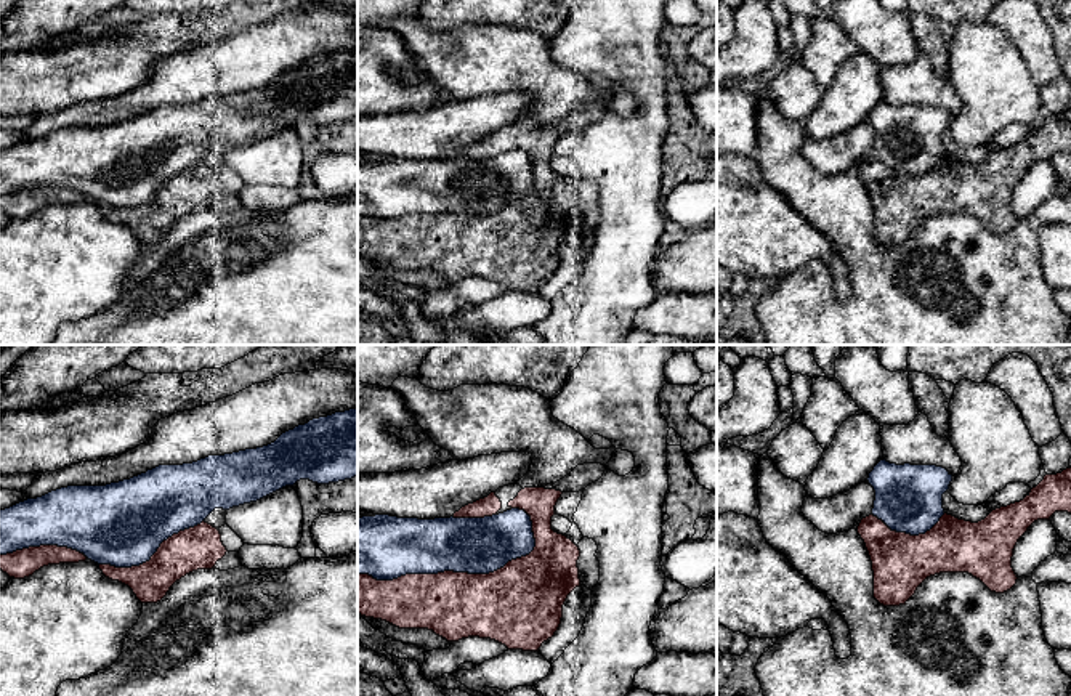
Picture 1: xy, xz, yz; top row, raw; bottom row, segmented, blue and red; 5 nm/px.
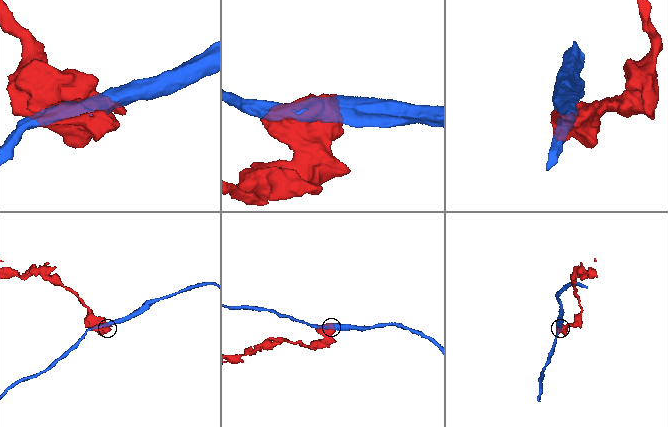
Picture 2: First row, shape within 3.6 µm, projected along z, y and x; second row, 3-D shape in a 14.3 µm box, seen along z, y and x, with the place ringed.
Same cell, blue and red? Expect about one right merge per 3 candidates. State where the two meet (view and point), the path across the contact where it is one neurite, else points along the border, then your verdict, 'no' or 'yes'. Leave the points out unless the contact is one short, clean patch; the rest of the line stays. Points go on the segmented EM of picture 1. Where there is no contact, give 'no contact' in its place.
xz (459, 571) | no

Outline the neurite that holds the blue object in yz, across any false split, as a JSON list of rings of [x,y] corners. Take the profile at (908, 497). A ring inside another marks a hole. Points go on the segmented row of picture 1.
[[[883,459],[867,481],[875,491],[872,515],[891,531],[919,536],[944,515],[943,494],[952,475],[936,465],[896,465]]]

